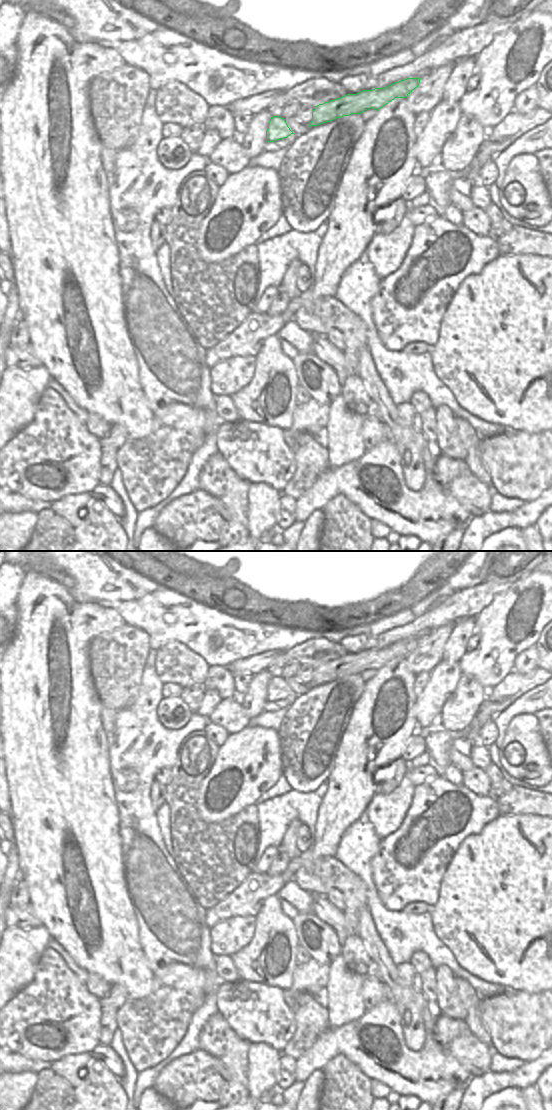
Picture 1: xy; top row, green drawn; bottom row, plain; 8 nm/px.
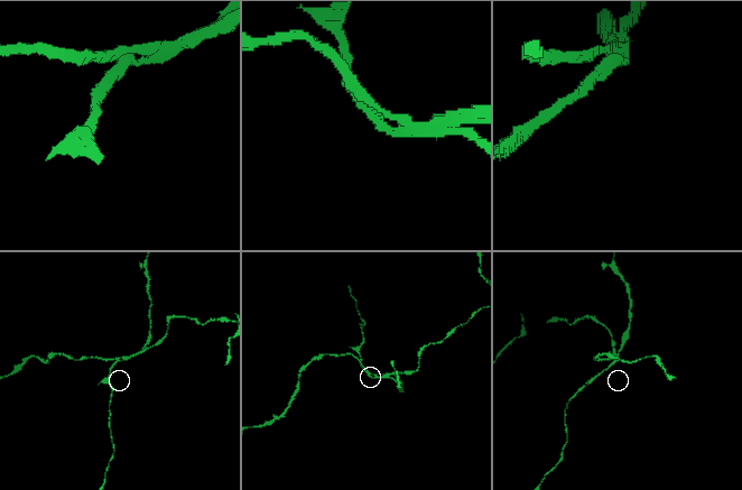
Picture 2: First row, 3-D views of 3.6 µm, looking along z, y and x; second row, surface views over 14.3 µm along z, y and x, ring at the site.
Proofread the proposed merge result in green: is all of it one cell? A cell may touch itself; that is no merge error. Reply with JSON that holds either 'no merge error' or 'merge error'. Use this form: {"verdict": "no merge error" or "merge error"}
{"verdict": "merge error"}

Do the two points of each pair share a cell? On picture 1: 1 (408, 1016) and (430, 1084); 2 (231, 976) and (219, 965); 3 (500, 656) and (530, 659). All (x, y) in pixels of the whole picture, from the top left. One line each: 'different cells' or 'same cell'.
1: different cells
2: same cell
3: different cells

